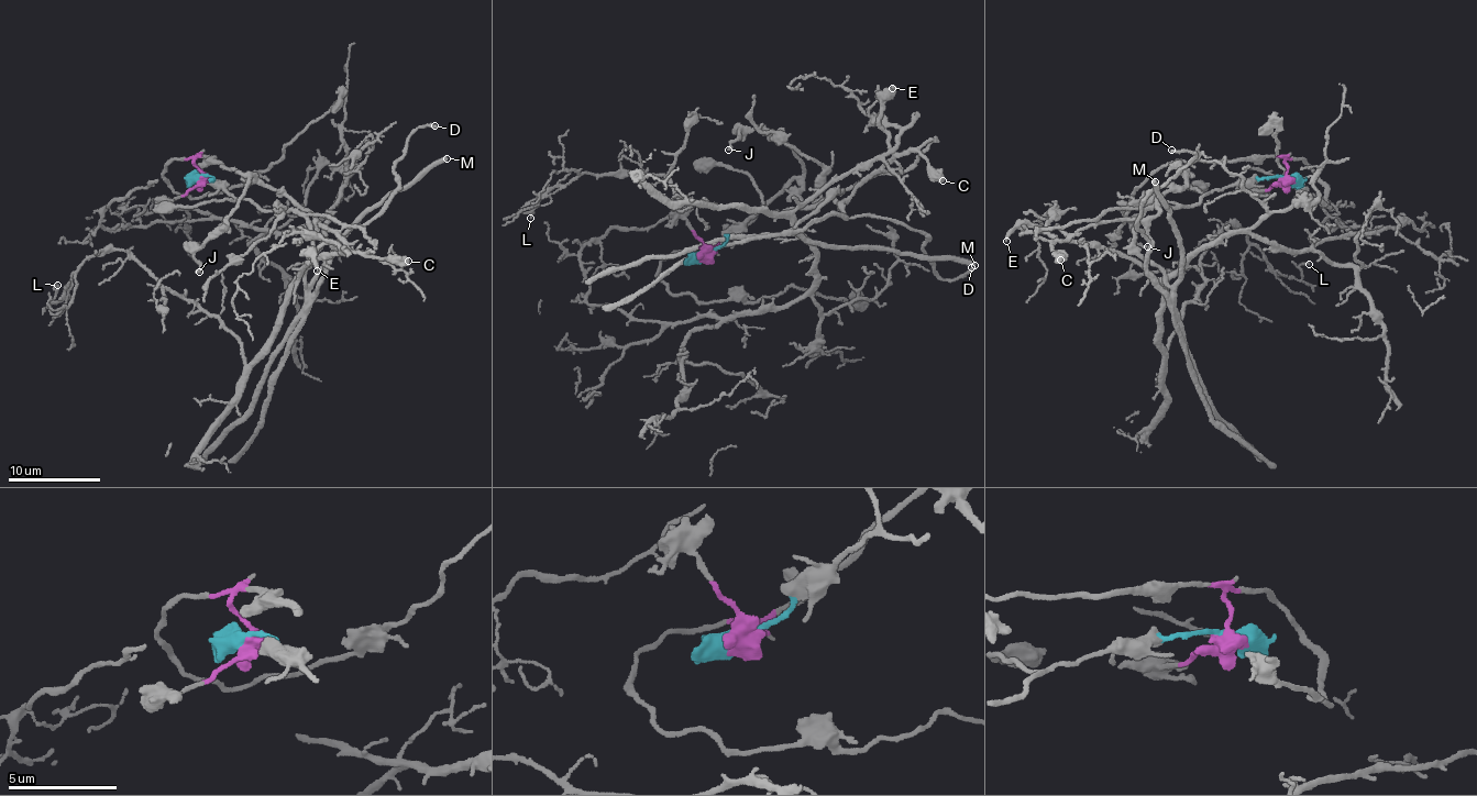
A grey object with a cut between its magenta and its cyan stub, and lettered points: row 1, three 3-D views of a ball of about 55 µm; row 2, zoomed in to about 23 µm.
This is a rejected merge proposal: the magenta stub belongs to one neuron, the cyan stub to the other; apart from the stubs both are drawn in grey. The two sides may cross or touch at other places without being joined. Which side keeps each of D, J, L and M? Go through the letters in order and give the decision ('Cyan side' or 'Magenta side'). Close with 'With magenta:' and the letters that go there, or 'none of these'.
D: Magenta side
J: Magenta side
L: Cyan side
M: Cyan side
With magenta: D, J

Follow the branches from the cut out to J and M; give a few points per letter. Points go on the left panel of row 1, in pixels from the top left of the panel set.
J: (200, 177), (201, 169), (194, 162), (202, 155), (246, 175), (238, 208), (205, 240), (195, 260), (198, 273)
M: (200, 177), (260, 209), (302, 213), (307, 286), (378, 202), (448, 157)

